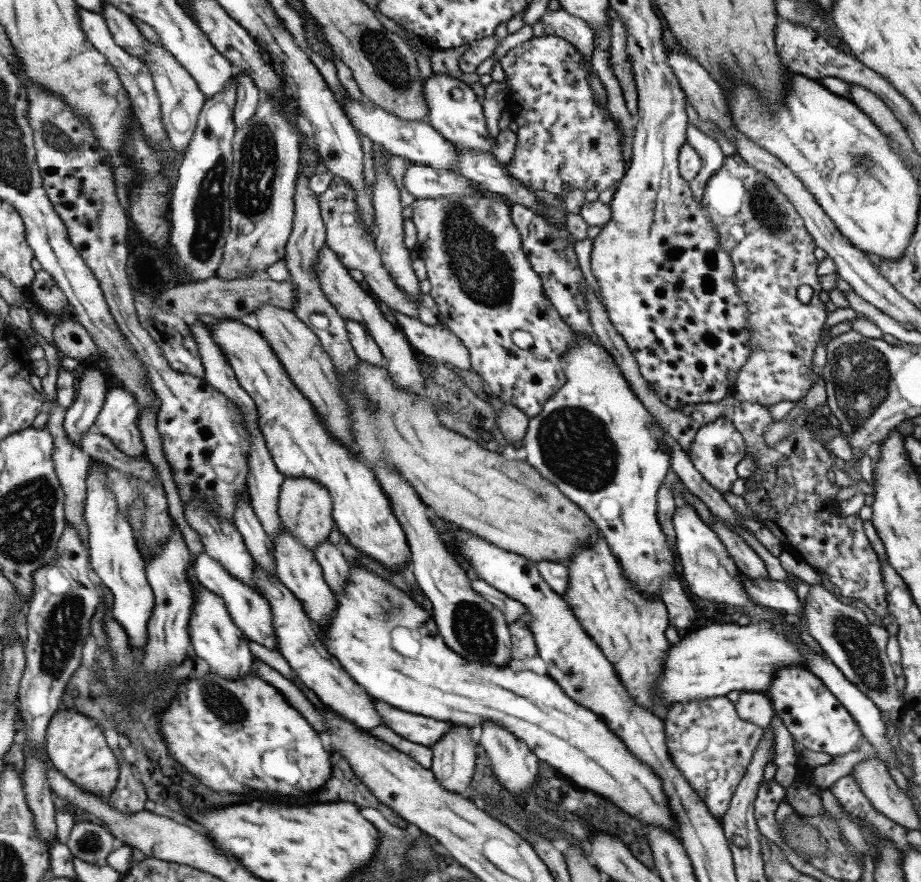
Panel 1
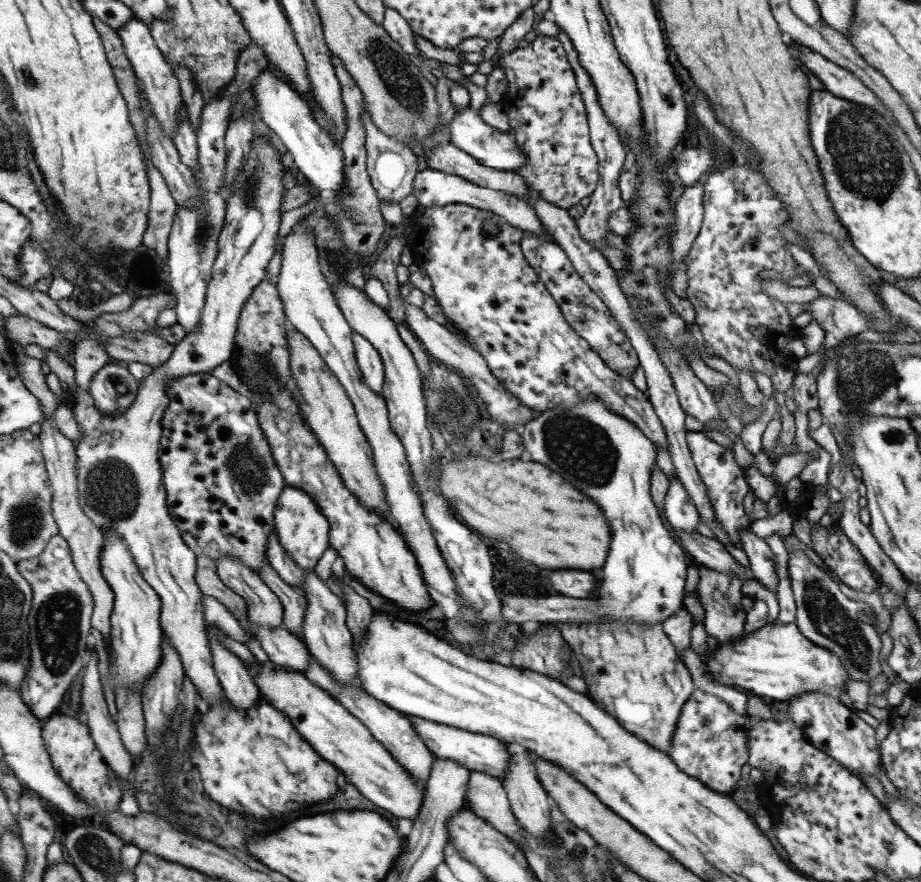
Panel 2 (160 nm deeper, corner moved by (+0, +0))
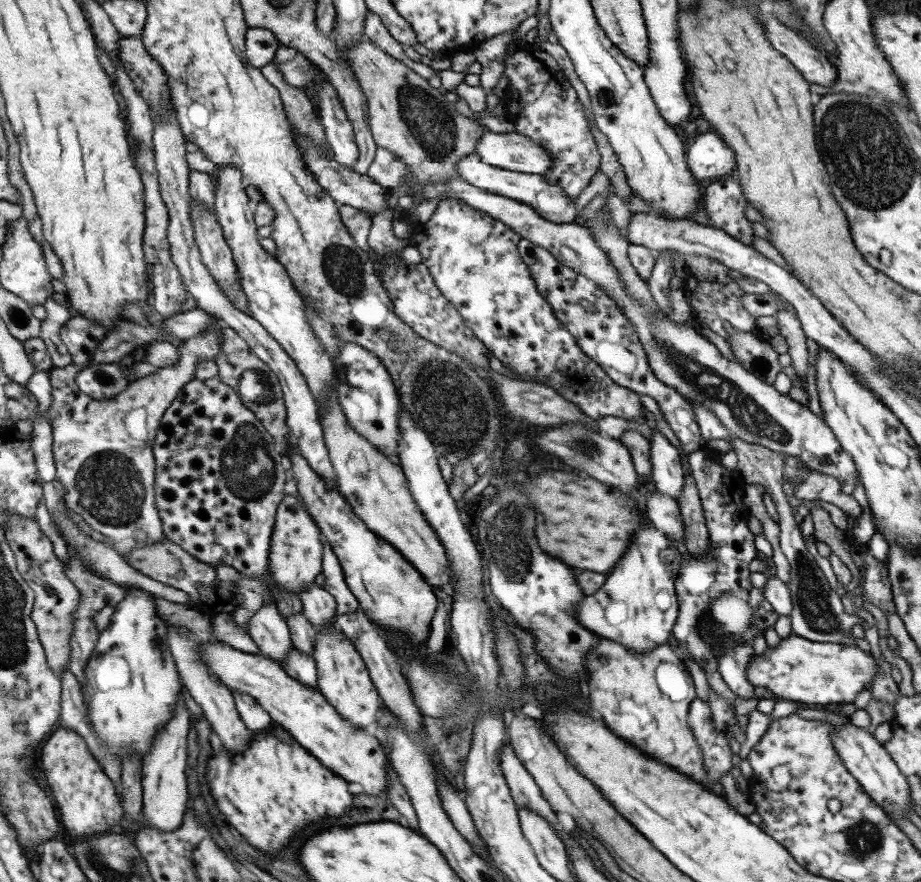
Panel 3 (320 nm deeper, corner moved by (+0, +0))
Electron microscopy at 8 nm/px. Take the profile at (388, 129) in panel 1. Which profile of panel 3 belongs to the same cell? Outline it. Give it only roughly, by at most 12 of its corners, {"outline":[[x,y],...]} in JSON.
{"outline":[[477,153],[456,162],[459,177],[529,205],[545,220],[580,219],[573,199],[538,174],[503,170]]}

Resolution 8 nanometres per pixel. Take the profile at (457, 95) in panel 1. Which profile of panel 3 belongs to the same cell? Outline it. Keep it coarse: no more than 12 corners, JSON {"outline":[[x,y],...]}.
{"outline":[[486,129],[476,142],[481,162],[541,175],[544,148],[516,132]]}

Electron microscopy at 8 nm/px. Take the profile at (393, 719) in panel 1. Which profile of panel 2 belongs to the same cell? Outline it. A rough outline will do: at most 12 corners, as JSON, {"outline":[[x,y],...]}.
{"outline":[[417,716],[413,732],[433,756],[497,779],[509,755],[491,736]]}

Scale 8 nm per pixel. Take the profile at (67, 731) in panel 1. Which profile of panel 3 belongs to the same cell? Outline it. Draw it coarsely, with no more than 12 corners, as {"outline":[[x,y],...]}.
{"outline":[[58,727],[39,770],[71,836],[117,830],[115,786]]}

